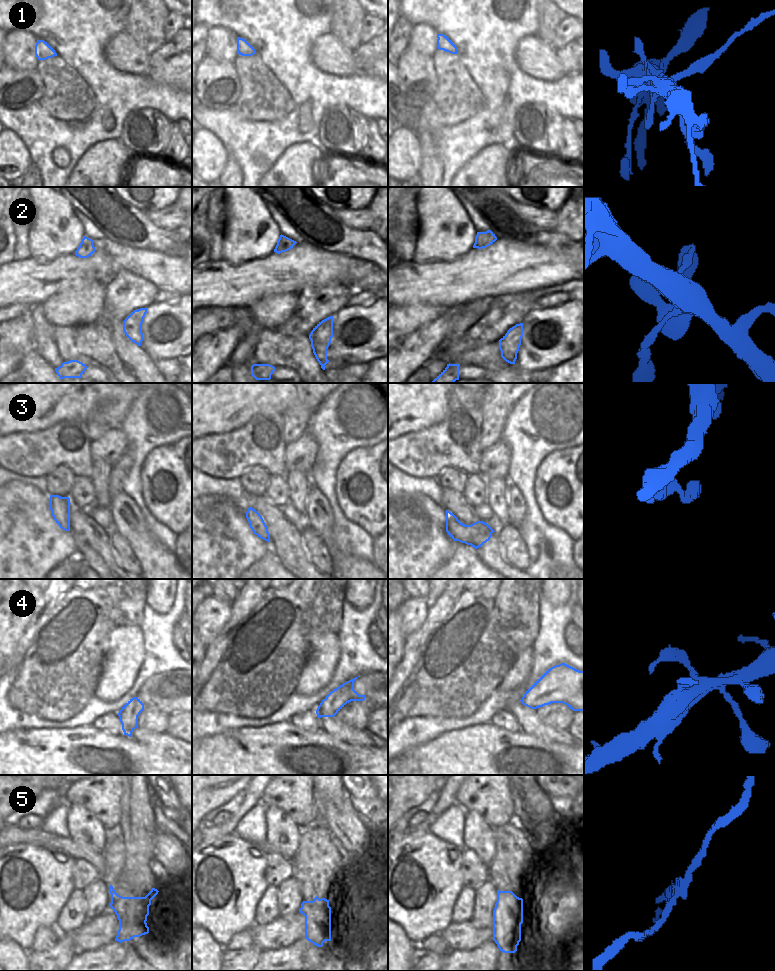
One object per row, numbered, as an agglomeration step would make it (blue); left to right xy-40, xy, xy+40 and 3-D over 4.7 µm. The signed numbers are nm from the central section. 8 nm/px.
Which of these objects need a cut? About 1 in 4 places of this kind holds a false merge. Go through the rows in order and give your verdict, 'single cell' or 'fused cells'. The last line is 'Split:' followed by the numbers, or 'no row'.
1: fused cells
2: single cell
3: single cell
4: single cell
5: fused cells
Split: 1, 5

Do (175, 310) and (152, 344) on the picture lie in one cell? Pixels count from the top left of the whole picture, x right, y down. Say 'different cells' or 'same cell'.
same cell

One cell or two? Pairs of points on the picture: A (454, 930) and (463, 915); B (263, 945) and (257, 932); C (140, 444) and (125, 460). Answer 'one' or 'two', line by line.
A: two
B: one
C: two

